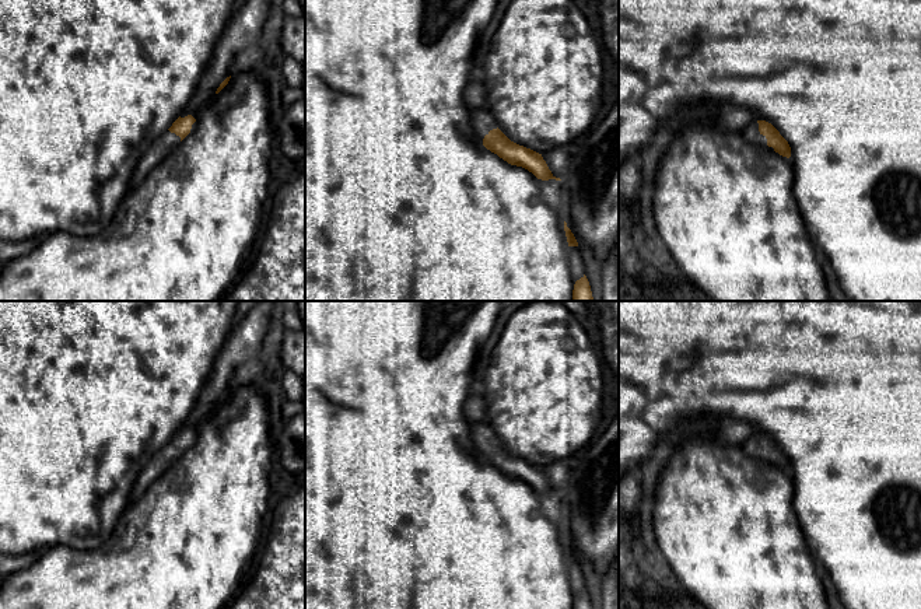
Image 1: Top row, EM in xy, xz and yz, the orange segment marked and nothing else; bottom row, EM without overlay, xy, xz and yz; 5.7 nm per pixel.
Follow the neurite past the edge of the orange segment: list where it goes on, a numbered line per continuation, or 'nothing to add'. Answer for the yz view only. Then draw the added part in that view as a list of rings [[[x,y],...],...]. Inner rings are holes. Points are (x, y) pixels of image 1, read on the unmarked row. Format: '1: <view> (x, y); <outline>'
1: yz (750, 447); [[[753,434],[745,444],[743,444],[743,451],[757,459],[763,459],[767,462],[774,463],[773,461],[767,459],[767,452],[759,445],[759,437],[757,434]]]

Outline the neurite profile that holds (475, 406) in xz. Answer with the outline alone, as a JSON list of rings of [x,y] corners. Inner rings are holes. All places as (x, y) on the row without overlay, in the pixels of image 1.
[[[472,389],[465,402],[465,416],[473,423],[486,423],[487,402],[484,395],[477,389]]]

